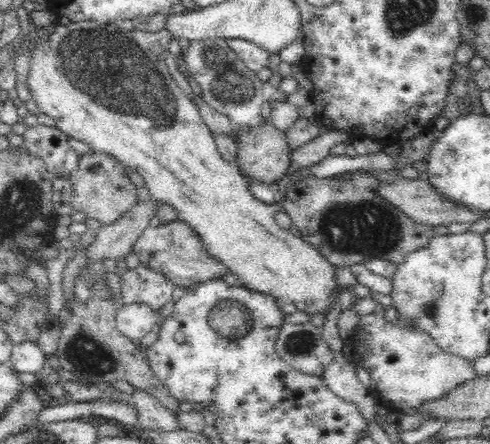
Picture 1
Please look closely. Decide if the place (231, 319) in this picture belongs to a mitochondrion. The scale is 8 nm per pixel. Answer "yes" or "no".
yes

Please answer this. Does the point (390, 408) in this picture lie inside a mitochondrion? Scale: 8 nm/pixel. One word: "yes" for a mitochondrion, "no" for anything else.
no

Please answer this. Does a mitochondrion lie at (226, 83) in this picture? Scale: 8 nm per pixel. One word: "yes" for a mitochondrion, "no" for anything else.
yes

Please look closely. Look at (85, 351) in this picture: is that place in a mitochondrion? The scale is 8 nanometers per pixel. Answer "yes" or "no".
yes

